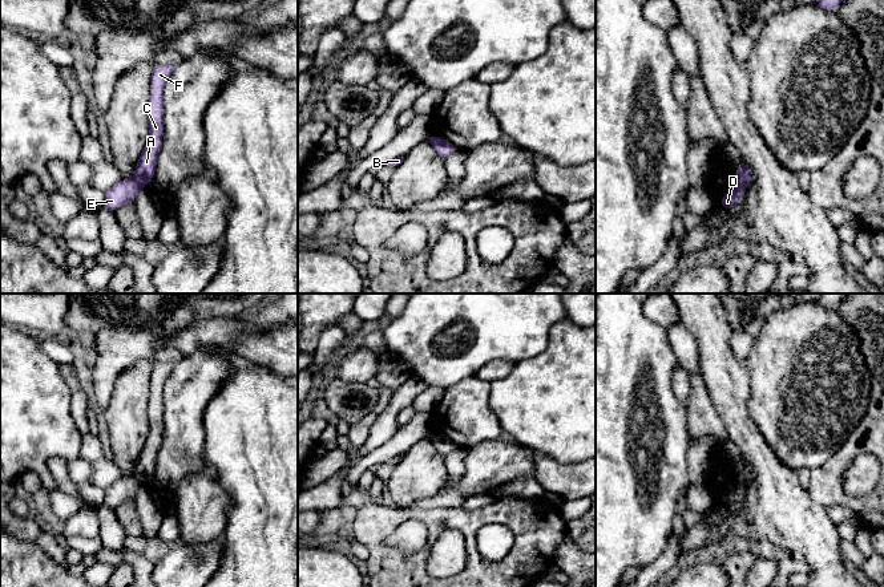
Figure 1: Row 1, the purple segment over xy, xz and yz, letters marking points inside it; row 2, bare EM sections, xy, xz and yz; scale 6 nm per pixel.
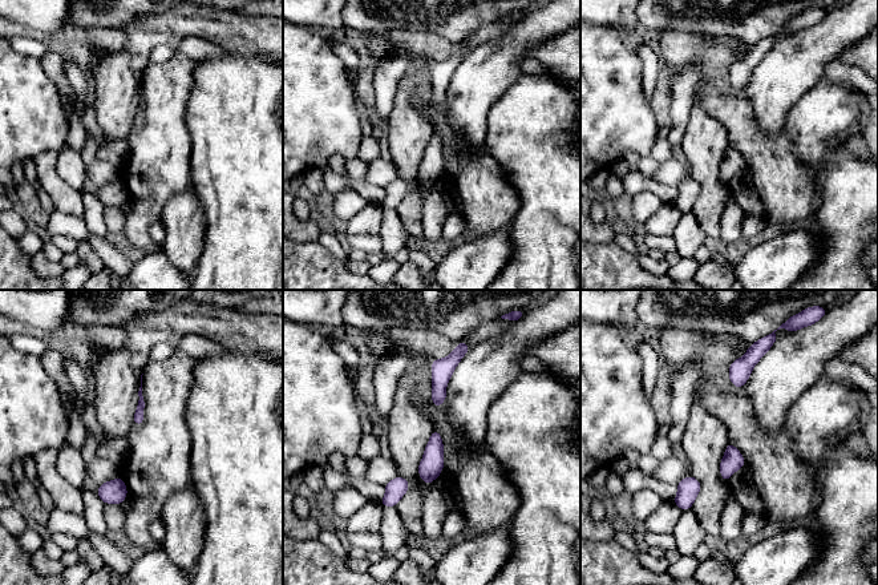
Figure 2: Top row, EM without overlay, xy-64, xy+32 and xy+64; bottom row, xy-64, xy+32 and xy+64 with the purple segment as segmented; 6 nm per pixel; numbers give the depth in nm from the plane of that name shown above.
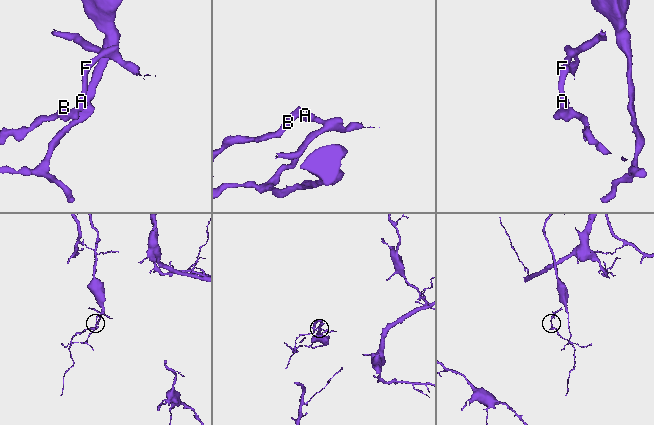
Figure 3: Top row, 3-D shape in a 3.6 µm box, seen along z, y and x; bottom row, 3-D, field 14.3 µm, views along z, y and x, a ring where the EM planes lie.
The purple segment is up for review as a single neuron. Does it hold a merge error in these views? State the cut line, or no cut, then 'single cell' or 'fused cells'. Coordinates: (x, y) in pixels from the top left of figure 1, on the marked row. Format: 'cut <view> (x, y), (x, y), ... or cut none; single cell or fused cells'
cut xy (133, 175), (144, 186); fused cells

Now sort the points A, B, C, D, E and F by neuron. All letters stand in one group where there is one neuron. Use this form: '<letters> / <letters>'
A C F / B D E

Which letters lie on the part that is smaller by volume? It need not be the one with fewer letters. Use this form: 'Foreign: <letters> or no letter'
Foreign: A, C, F

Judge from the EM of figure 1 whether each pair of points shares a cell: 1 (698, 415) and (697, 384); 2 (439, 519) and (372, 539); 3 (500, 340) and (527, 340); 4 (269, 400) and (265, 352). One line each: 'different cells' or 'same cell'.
1: same cell
2: same cell
3: same cell
4: different cells

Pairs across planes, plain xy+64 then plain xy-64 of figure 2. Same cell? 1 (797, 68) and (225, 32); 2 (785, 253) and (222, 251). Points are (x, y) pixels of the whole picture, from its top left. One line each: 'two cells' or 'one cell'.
1: two cells
2: two cells

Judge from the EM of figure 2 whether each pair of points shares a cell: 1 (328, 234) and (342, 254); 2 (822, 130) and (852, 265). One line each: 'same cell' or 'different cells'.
1: same cell
2: same cell

